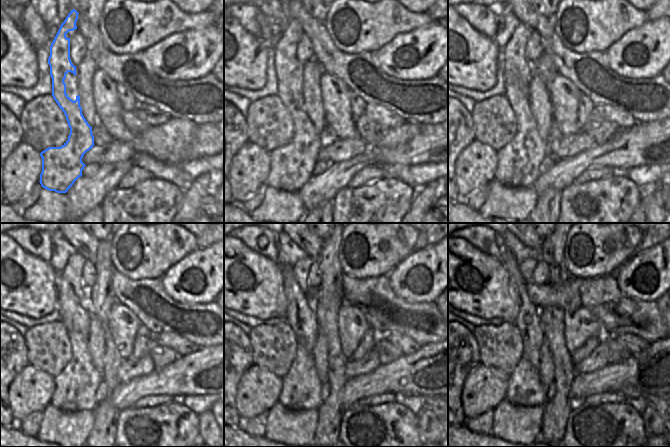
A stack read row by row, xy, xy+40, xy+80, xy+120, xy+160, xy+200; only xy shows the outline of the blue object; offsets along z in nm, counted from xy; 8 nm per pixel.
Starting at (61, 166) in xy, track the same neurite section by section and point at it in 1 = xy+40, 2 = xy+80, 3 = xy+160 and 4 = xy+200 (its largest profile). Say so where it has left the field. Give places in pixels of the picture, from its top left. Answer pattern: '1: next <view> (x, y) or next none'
1: next xy+40 (291, 166)
2: next xy+80 (518, 162)
3: next xy+160 (301, 385)
4: next xy+200 (524, 389)

